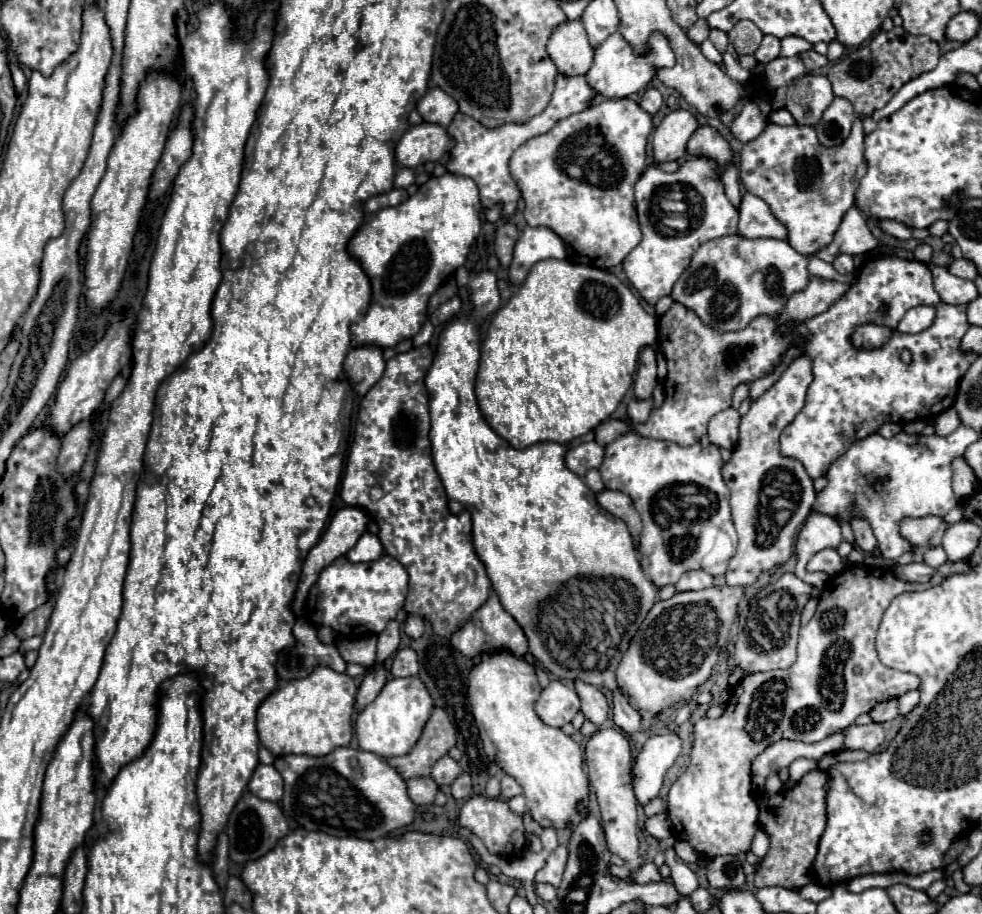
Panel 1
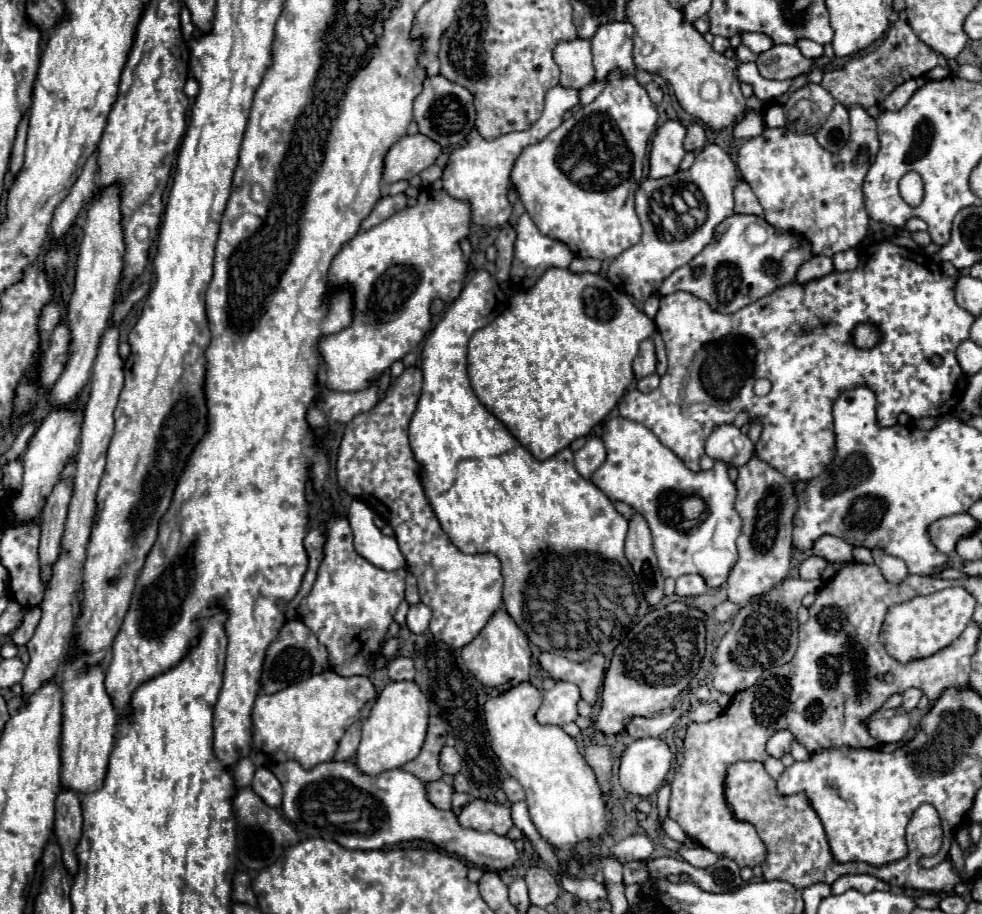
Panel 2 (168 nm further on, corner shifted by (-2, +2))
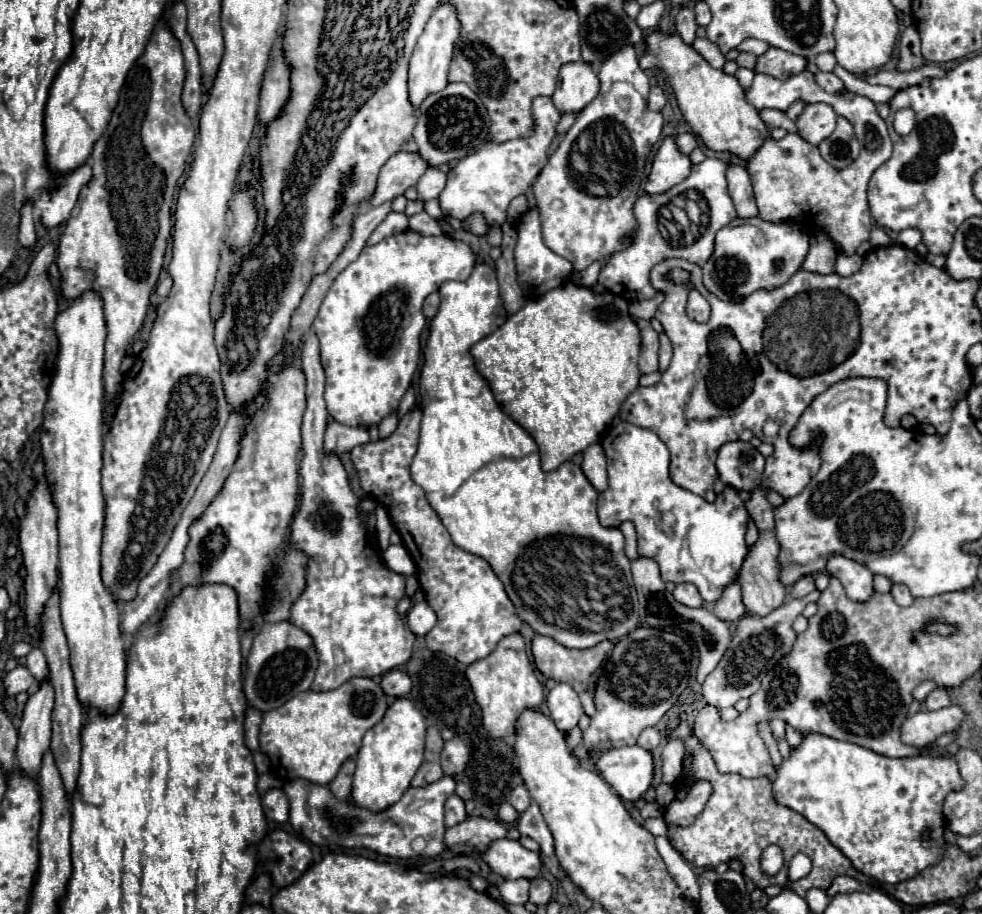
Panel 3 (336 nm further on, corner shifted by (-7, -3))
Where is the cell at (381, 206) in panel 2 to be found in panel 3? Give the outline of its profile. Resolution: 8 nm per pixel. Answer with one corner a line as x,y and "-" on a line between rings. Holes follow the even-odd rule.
389,213
385,217
385,221
371,233
371,237
367,239
367,245
375,245
381,239
385,239
389,235
397,235
397,233
401,233
405,229
407,229
407,217
405,217
405,213

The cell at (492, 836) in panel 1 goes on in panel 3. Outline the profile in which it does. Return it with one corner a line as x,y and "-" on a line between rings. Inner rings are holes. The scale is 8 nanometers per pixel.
467,817
463,823
447,829
447,845
467,845
479,851
485,851
487,845
495,839
507,835
507,827
501,821
491,821
485,817

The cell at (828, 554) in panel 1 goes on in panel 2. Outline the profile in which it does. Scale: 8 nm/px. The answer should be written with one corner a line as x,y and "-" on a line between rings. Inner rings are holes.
808,556
802,564
800,564
800,578
802,580
820,580
824,568
828,566
828,562
824,562
824,558
816,558
816,556

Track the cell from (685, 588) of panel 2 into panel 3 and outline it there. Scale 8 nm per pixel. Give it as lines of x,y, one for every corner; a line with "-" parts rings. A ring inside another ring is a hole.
681,583
681,585
677,585
675,591
673,591
673,597
675,597
679,603
687,605
687,607
701,607
701,605
703,605
703,599
701,599
697,587
691,585
691,583

